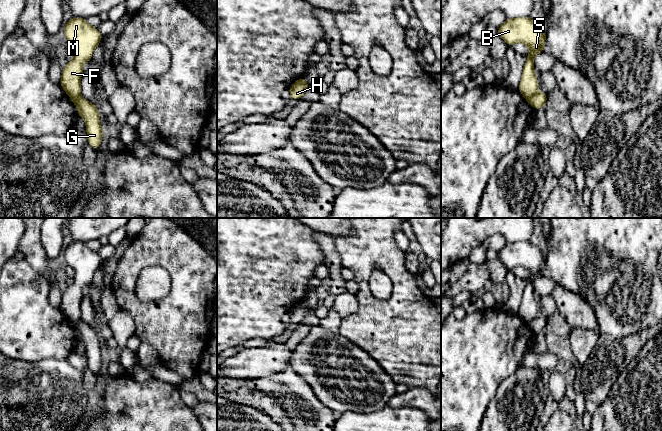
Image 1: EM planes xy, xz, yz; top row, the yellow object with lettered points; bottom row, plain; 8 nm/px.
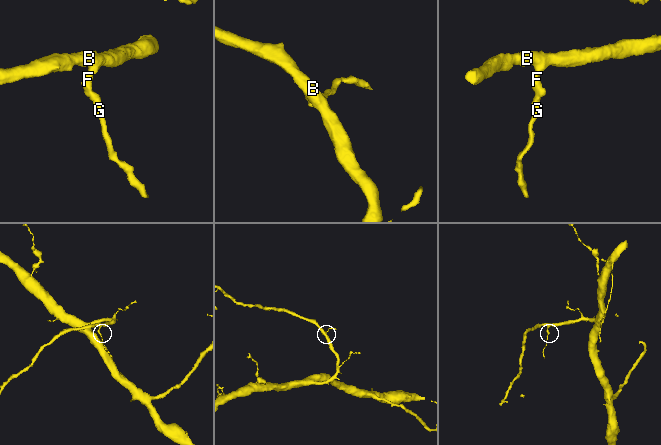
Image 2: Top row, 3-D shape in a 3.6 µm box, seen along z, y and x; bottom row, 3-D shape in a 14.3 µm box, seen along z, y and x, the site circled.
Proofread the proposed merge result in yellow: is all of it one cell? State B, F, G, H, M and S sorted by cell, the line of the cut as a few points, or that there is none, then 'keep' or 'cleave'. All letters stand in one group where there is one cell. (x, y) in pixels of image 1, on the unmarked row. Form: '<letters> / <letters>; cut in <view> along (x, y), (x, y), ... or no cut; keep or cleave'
B F M S / G H; cut in xy along (80, 319), (71, 322); cleave

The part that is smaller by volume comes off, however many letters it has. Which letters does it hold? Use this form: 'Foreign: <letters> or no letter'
Foreign: G, H

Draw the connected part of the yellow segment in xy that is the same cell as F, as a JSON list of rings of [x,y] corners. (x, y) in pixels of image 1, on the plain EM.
[[[74,241],[63,250],[68,266],[73,268],[73,284],[62,292],[60,310],[70,322],[81,320],[81,300],[83,288],[92,283],[95,272],[102,260],[97,251],[91,250],[86,242]]]

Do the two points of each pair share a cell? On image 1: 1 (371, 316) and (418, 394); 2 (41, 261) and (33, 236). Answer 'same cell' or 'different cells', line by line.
1: different cells
2: same cell

